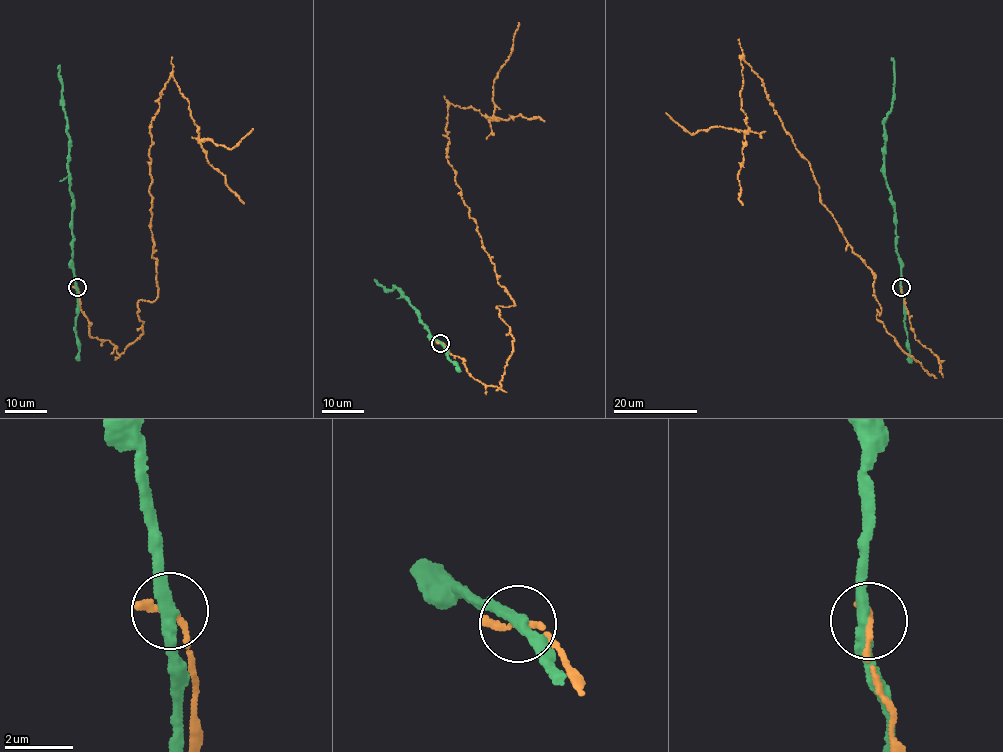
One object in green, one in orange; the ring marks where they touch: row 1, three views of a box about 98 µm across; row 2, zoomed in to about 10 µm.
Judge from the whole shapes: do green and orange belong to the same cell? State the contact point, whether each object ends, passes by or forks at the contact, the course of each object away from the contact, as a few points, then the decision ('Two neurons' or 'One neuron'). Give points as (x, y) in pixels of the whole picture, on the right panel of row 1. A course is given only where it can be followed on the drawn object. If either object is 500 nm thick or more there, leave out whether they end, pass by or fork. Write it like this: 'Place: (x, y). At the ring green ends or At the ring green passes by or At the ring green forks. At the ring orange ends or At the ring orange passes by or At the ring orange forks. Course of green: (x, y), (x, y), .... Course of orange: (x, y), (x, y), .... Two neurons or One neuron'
Place: (901, 287). At the ring green passes by. At the ring orange ends. Course of green: (901, 287), (894, 201), (885, 175), (884, 118), (890, 110), (894, 92), (891, 57). Course of orange: (901, 287), (934, 375), (876, 318), (875, 274), (744, 60), (747, 131), (690, 134), (666, 112). Two neurons

